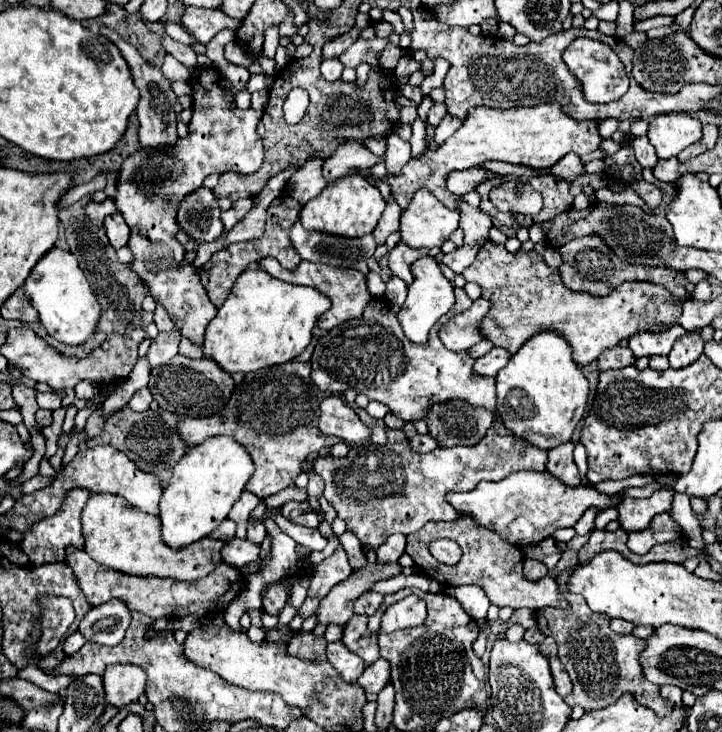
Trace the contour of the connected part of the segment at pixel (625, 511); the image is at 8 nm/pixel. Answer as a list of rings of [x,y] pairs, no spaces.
[[[656,475],[656,483],[660,485],[660,489],[656,489],[650,497],[646,499],[632,499],[632,497],[624,497],[618,503],[618,511],[620,511],[620,525],[624,531],[642,531],[648,527],[650,519],[658,513],[664,513],[670,509],[672,505],[672,497],[674,491],[668,487],[672,481],[676,481],[678,475]]]

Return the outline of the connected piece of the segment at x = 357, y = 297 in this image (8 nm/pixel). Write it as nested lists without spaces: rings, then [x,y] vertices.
[[[266,257],[260,261],[262,269],[268,271],[272,277],[276,279],[282,279],[282,281],[288,281],[288,283],[294,283],[294,285],[308,285],[308,287],[314,287],[318,291],[322,291],[324,295],[330,297],[332,301],[332,307],[318,317],[318,327],[320,329],[332,329],[348,319],[356,319],[362,315],[364,307],[372,301],[372,295],[368,293],[368,287],[366,287],[366,277],[356,271],[356,269],[344,269],[344,267],[330,267],[330,265],[324,265],[324,263],[310,263],[310,261],[302,261],[294,271],[288,271],[284,269],[276,259],[272,257]]]

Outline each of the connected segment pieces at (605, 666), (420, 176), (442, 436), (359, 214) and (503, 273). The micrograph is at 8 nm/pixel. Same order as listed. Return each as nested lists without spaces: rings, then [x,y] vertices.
[[[568,567],[558,573],[556,583],[560,593],[564,593],[564,599],[574,607],[574,613],[536,613],[538,617],[538,629],[544,631],[544,635],[554,637],[558,643],[558,659],[566,667],[574,689],[570,695],[564,697],[564,701],[574,707],[580,705],[584,711],[598,711],[608,707],[608,703],[614,703],[622,693],[632,693],[636,701],[644,707],[650,707],[652,711],[666,715],[672,707],[670,701],[660,697],[660,687],[654,683],[648,683],[644,679],[640,669],[640,653],[644,651],[644,639],[618,635],[610,631],[610,617],[590,611],[586,605],[586,599],[582,595],[574,595],[568,591],[568,579],[572,577],[576,567]]]
[[[542,103],[536,107],[512,107],[512,109],[474,107],[468,113],[462,127],[452,137],[448,137],[436,151],[426,149],[424,155],[410,159],[398,175],[388,175],[386,181],[390,183],[394,199],[404,211],[412,195],[422,187],[426,187],[432,195],[436,195],[442,201],[442,191],[446,191],[444,181],[450,171],[478,167],[490,159],[514,165],[552,167],[560,157],[564,157],[570,151],[574,151],[576,155],[596,151],[600,141],[602,137],[598,133],[598,123],[568,119],[560,103]]]
[[[454,401],[440,403],[428,413],[428,431],[440,447],[476,445],[484,439],[494,413],[482,407],[454,407]]]
[[[354,171],[326,185],[326,189],[318,197],[310,199],[300,211],[300,221],[308,231],[324,231],[342,237],[362,237],[374,231],[384,207],[386,201],[380,191],[364,175]]]
[[[492,241],[480,249],[476,261],[462,275],[466,281],[478,283],[482,287],[482,297],[492,303],[488,315],[480,323],[480,329],[486,335],[486,339],[490,339],[496,347],[504,347],[508,353],[514,355],[526,343],[526,339],[530,339],[536,331],[552,327],[568,339],[568,343],[574,349],[574,361],[580,367],[596,361],[602,351],[616,347],[622,339],[630,339],[638,333],[646,333],[652,325],[674,325],[676,319],[680,319],[682,307],[684,307],[682,301],[674,297],[666,287],[654,285],[654,283],[640,283],[640,281],[622,283],[606,297],[598,297],[598,295],[594,297],[590,293],[570,291],[568,287],[564,287],[560,279],[560,271],[554,267],[548,267],[538,253],[534,251],[508,253],[504,245],[496,245]]]

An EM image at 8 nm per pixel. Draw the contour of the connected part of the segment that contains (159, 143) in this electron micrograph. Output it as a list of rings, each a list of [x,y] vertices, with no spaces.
[[[100,29],[102,35],[106,35],[108,39],[112,39],[118,49],[122,51],[124,59],[128,61],[130,65],[130,71],[132,71],[132,77],[134,77],[134,83],[136,87],[140,89],[140,101],[138,101],[138,107],[136,107],[136,115],[138,115],[138,121],[140,121],[140,145],[146,149],[146,147],[152,147],[152,149],[164,149],[168,145],[174,145],[178,141],[178,135],[176,135],[176,113],[174,113],[174,103],[178,101],[174,91],[170,89],[170,81],[166,77],[162,77],[160,69],[156,67],[150,67],[142,57],[140,53],[130,45],[126,43],[120,35],[112,33],[110,29]]]

